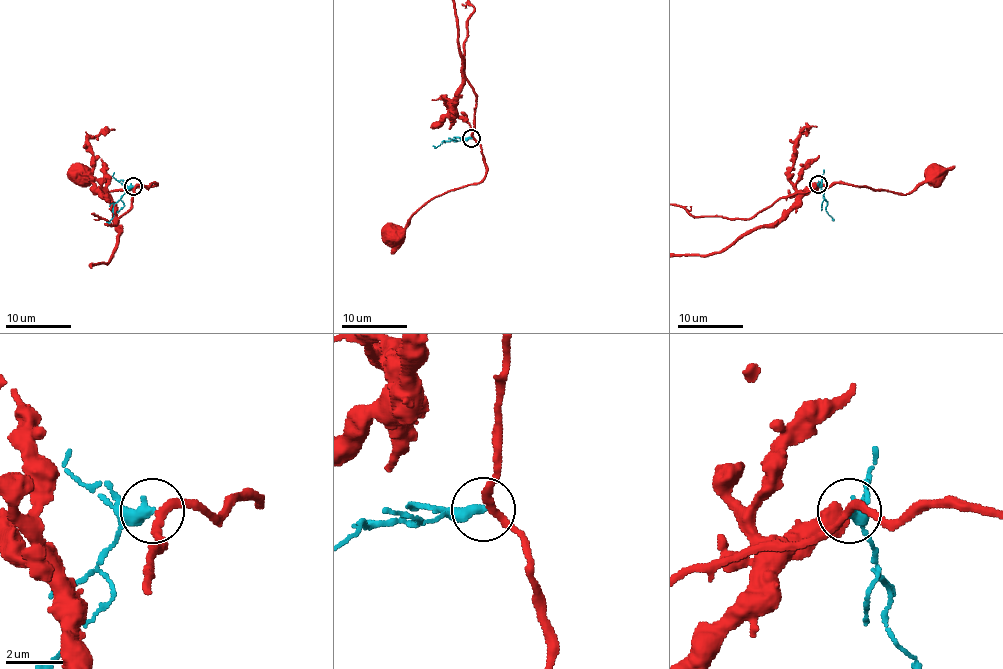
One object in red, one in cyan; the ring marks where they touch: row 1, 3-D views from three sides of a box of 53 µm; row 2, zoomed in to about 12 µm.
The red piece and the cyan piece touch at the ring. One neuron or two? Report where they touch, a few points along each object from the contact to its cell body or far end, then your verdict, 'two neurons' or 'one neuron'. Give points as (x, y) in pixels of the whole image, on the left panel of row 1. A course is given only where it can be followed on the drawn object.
(133, 186) | red via (134, 187), (142, 185), (146, 188), (157, 184), (100, 194), (90, 179), (77, 174) | cyan via (132, 187), (113, 206), (113, 215), (106, 222) | two neurons

